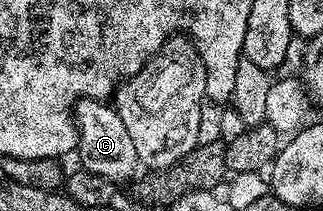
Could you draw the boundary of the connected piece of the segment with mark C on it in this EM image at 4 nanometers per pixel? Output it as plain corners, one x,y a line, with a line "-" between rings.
81,99
75,104
73,114
79,132
77,156
79,155
80,161
83,162
80,163
82,170
97,173
97,177
105,177
116,185
134,180
141,167
137,149
133,146
133,140
129,138
129,133
114,106
98,99

